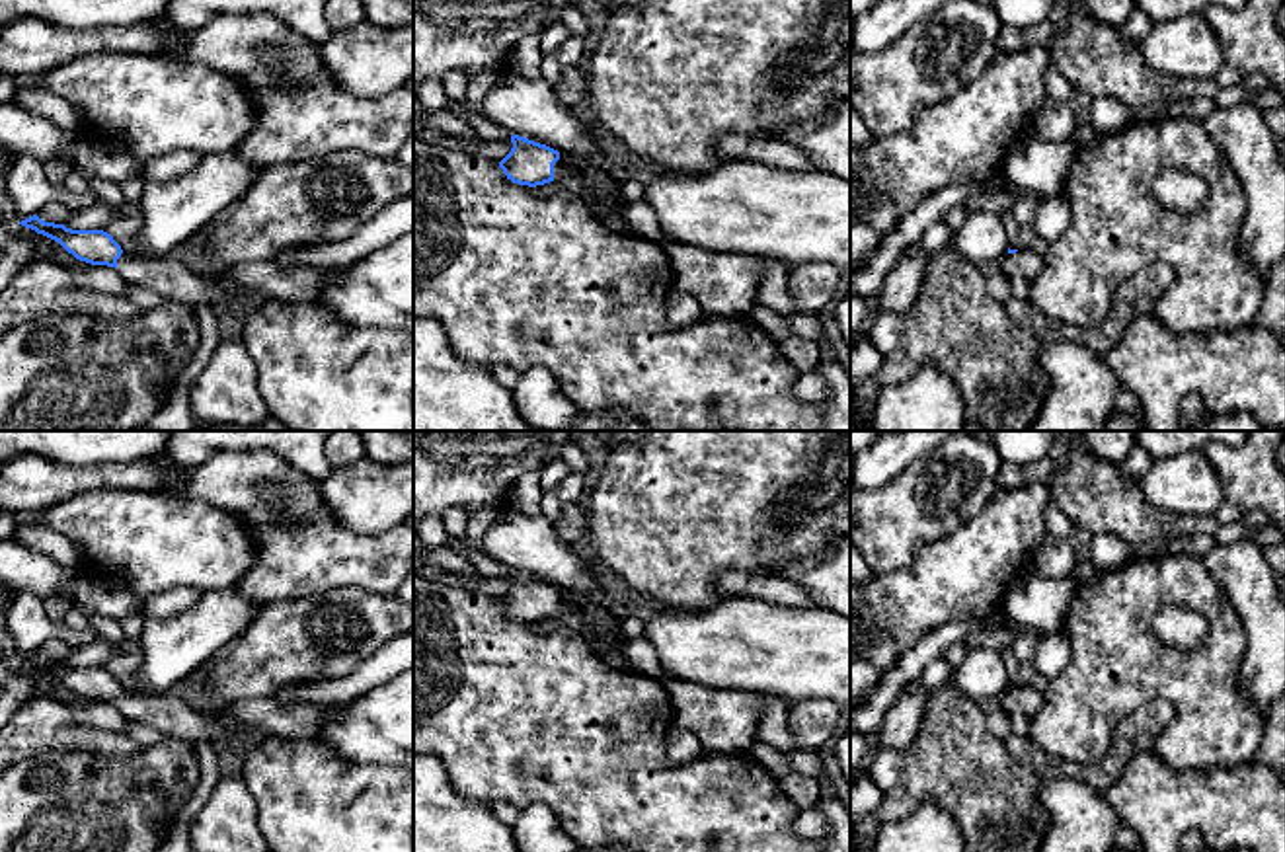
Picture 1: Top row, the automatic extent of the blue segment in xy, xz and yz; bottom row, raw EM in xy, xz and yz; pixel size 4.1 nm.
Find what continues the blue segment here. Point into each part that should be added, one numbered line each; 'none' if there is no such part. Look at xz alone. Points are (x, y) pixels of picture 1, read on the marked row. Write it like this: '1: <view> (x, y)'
1: xz (562, 168)

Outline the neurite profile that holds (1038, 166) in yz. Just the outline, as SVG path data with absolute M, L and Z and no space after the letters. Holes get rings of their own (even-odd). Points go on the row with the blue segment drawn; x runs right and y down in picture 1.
M1026 133L1010 148L1000 172L1006 181L1033 197L1055 197L1065 191L1072 156L1071 142L1051 142Z

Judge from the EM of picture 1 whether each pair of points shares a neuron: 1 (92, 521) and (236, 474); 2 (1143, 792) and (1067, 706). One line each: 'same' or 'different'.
1: different
2: different

